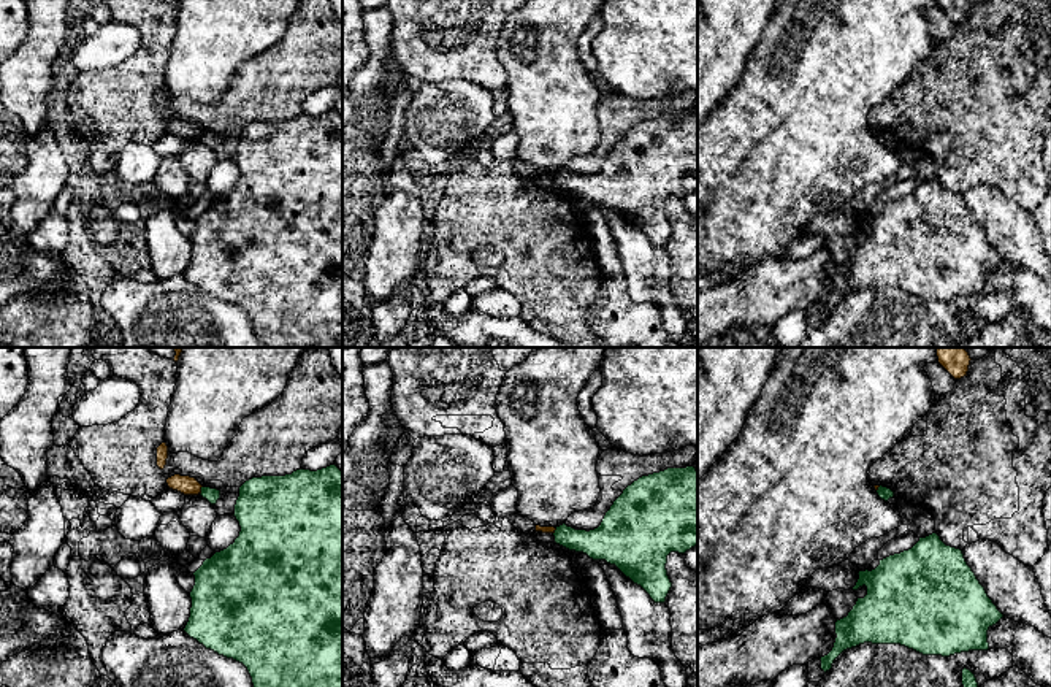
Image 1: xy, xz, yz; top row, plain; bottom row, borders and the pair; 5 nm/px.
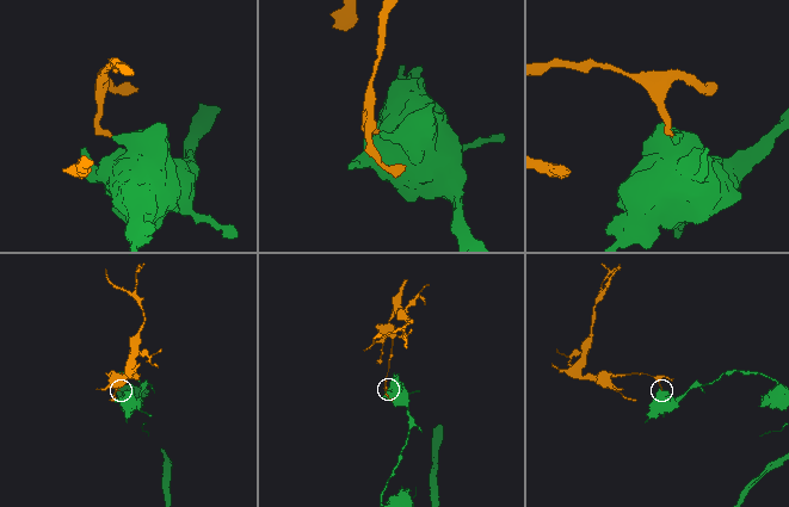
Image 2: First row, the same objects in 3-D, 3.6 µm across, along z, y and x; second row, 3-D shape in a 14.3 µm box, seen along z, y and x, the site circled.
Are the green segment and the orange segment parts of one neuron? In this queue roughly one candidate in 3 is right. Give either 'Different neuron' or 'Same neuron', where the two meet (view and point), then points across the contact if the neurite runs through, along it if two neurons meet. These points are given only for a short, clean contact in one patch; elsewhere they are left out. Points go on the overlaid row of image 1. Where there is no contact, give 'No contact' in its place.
Different neuron. Touches green at xy (202, 491). Boundary: xy (202, 486), (200, 494)

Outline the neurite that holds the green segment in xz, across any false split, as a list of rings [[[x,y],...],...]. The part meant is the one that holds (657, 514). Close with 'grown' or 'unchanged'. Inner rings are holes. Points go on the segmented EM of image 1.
[[[667,468],[628,486],[594,530],[556,527],[555,543],[593,560],[615,565],[655,603],[672,587],[666,563],[671,552],[697,544],[697,470]]] | unchanged

